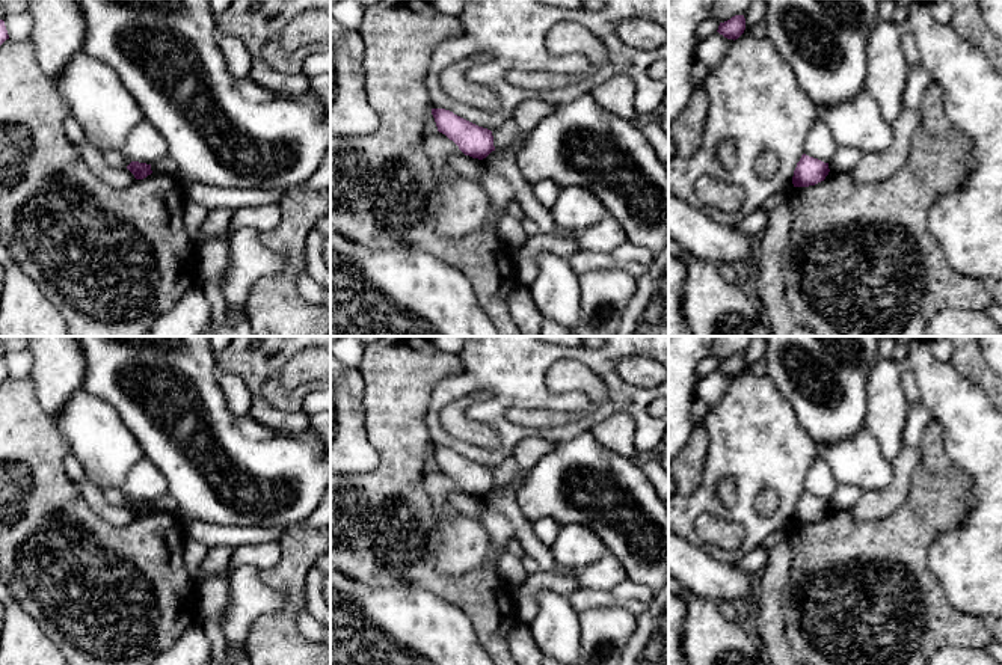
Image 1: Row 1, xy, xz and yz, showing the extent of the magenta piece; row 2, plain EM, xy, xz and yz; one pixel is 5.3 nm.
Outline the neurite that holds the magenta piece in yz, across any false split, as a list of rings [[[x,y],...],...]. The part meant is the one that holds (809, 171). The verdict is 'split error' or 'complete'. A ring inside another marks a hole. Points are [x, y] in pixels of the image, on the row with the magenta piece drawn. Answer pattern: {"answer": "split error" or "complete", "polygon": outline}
{"answer": "complete", "polygon": [[[803,154],[794,170],[792,184],[794,187],[815,185],[824,181],[828,172],[828,163]]]}

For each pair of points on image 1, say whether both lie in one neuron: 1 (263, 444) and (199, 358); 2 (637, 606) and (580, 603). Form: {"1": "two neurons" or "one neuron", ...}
{"1": "one neuron", "2": "one neuron"}

